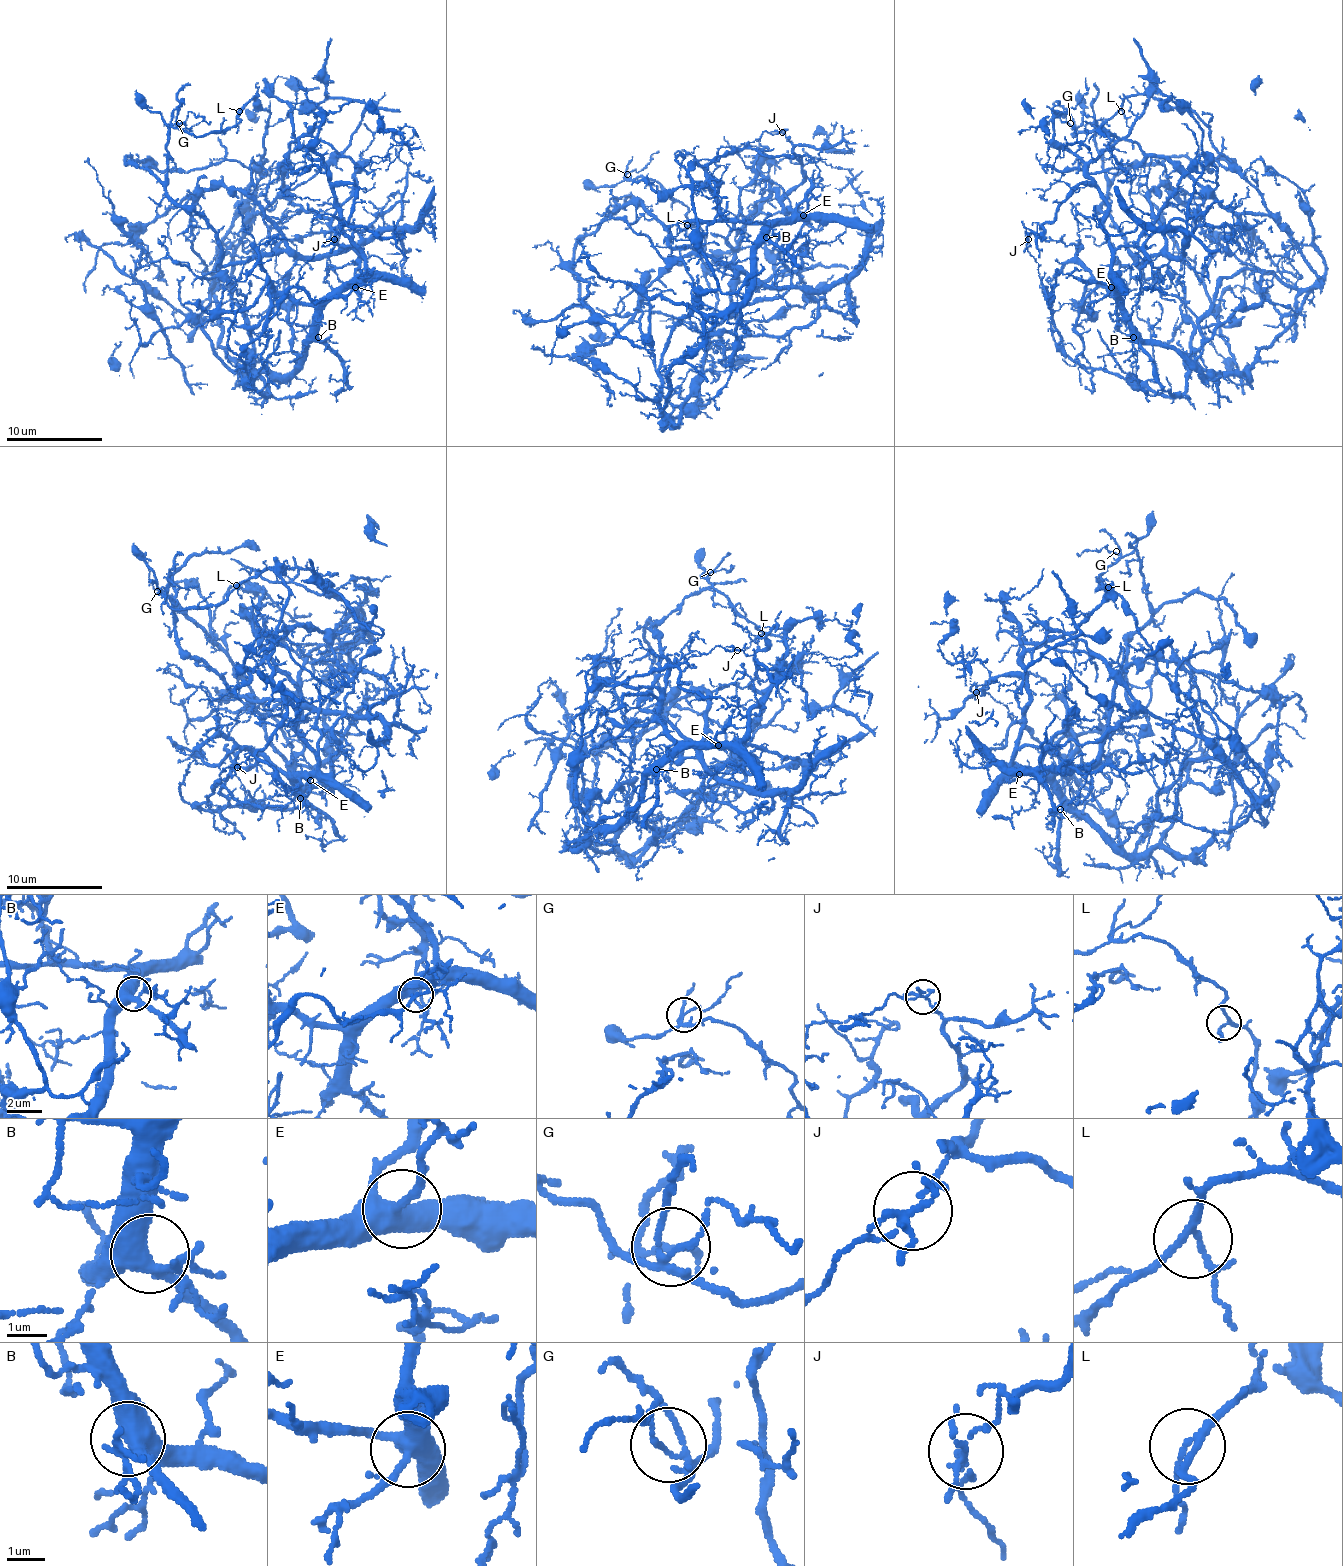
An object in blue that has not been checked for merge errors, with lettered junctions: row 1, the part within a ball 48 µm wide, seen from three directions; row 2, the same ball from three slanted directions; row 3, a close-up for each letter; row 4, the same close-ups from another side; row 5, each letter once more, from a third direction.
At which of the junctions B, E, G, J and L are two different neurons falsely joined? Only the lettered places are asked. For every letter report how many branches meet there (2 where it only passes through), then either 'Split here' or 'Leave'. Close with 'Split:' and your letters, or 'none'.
B: Branches: 5. Leave
E: Branches: 4. Leave
G: Branches: 4. Leave
J: Branches: 4. Split here
L: Branches: 4. Leave
Split: J

